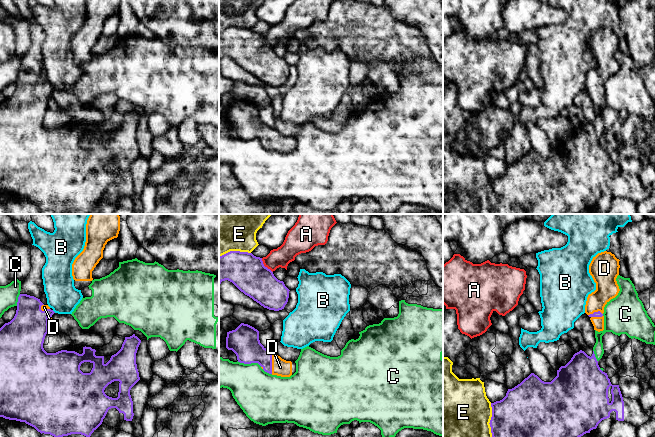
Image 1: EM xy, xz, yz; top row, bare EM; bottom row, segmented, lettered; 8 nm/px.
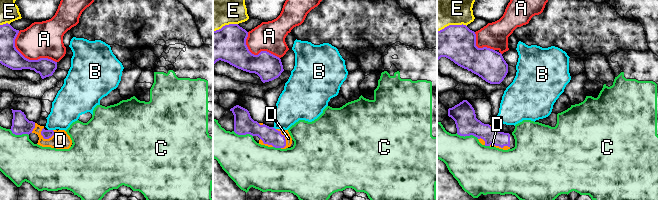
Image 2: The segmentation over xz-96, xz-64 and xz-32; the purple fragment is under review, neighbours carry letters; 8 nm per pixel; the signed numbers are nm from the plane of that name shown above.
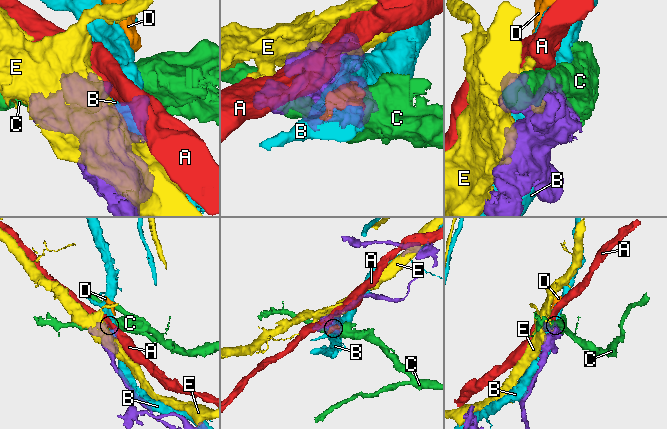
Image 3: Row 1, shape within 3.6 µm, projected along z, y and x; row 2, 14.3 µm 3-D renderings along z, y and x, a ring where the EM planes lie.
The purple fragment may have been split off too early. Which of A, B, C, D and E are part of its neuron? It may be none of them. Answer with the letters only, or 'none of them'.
D

